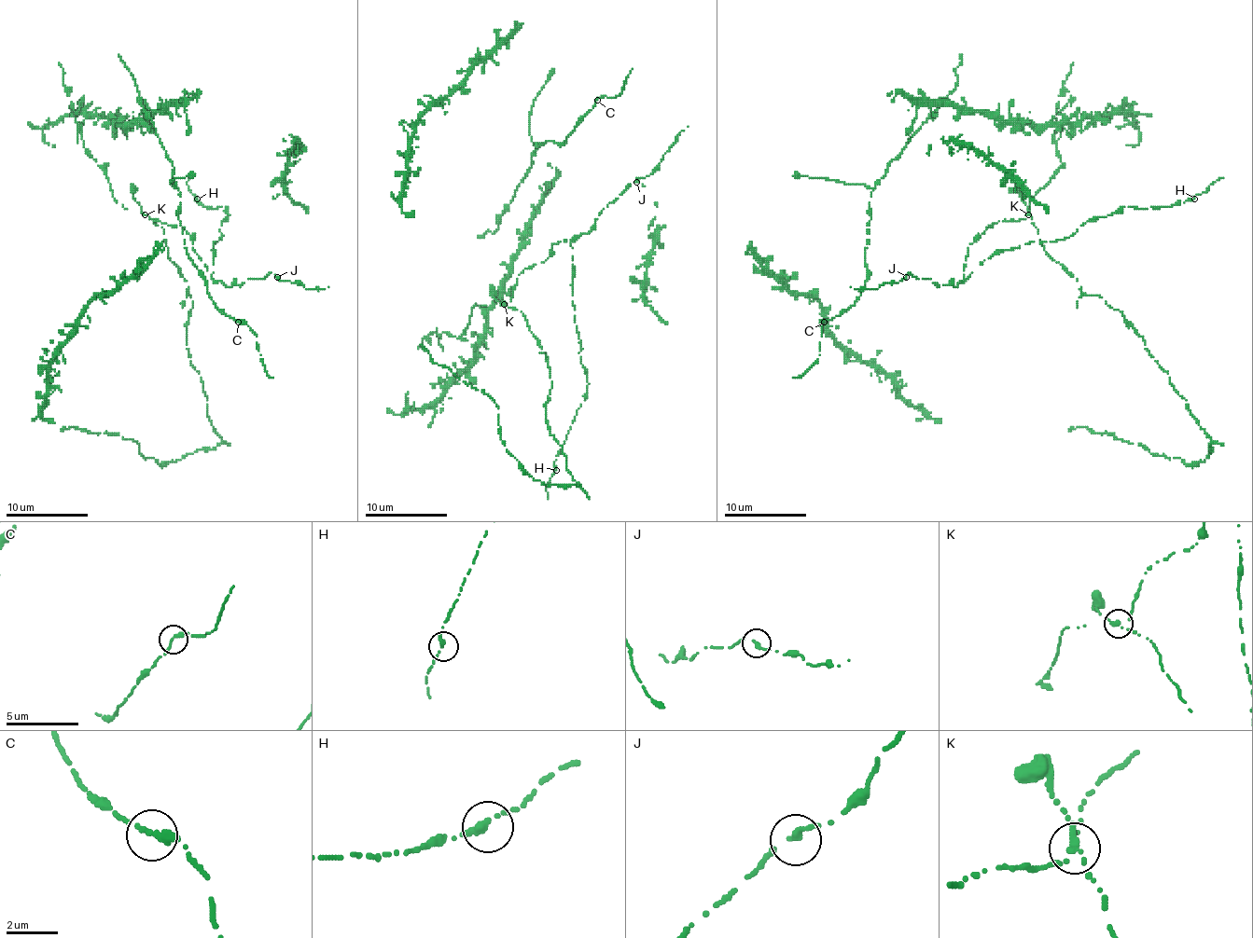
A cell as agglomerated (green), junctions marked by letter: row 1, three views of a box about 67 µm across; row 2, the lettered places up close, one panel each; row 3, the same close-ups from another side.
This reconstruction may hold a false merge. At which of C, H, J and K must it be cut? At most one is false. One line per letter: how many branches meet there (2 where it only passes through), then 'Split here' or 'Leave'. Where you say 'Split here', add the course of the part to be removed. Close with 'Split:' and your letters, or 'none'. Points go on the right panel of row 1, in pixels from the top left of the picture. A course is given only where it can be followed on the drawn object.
C: Branches: 1. Leave
H: Branches: 1. Leave
J: Branches: 1. Leave
K: Branches: 1. Split here. Course of the part to remove: (1027, 214), (1083, 293), (1100, 295), (1143, 338), (1211, 441), (1209, 456), (1190, 463), (1085, 427), (1068, 431)
Split: K

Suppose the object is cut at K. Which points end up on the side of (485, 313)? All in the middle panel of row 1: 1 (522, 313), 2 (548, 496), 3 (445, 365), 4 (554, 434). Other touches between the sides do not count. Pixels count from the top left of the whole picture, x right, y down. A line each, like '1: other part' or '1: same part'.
1: other part
2: same part
3: other part
4: other part

